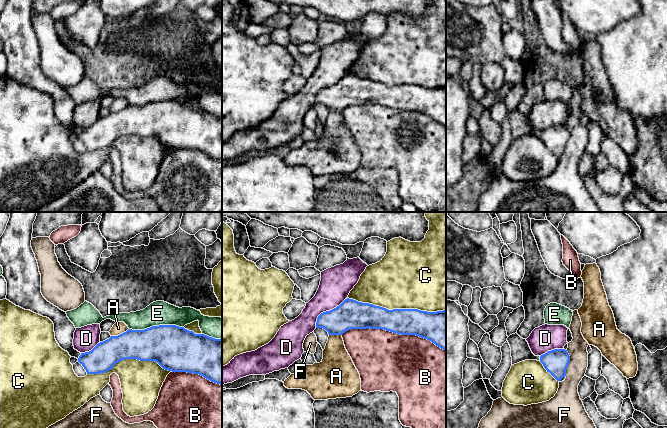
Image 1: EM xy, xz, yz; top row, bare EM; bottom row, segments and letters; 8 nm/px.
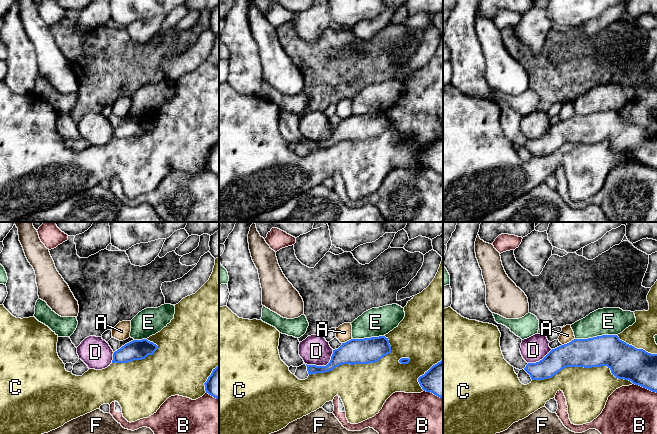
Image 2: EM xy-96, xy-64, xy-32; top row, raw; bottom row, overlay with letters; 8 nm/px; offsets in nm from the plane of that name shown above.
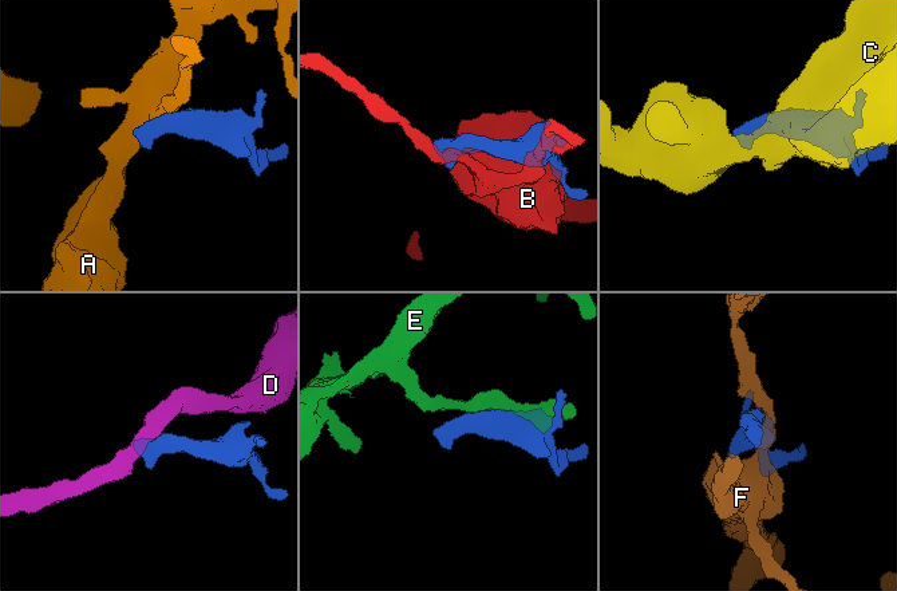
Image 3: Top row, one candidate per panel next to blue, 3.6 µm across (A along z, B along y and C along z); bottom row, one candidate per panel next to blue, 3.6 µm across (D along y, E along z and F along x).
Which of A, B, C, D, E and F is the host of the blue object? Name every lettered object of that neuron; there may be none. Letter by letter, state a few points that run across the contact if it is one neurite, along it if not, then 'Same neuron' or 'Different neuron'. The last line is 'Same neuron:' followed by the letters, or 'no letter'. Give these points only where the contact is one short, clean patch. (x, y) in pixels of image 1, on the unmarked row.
A: Line: xy (128, 104), (117, 111), (111, 112). Different neuron
B: Different neuron
C: Different neuron
D: Line: xz (347, 74), (335, 83), (323, 87), (318, 92), (315, 103). Different neuron
E: Different neuron
F: Line: yz (567, 126), (569, 139), (564, 152). Different neuron
Same neuron: no letter

